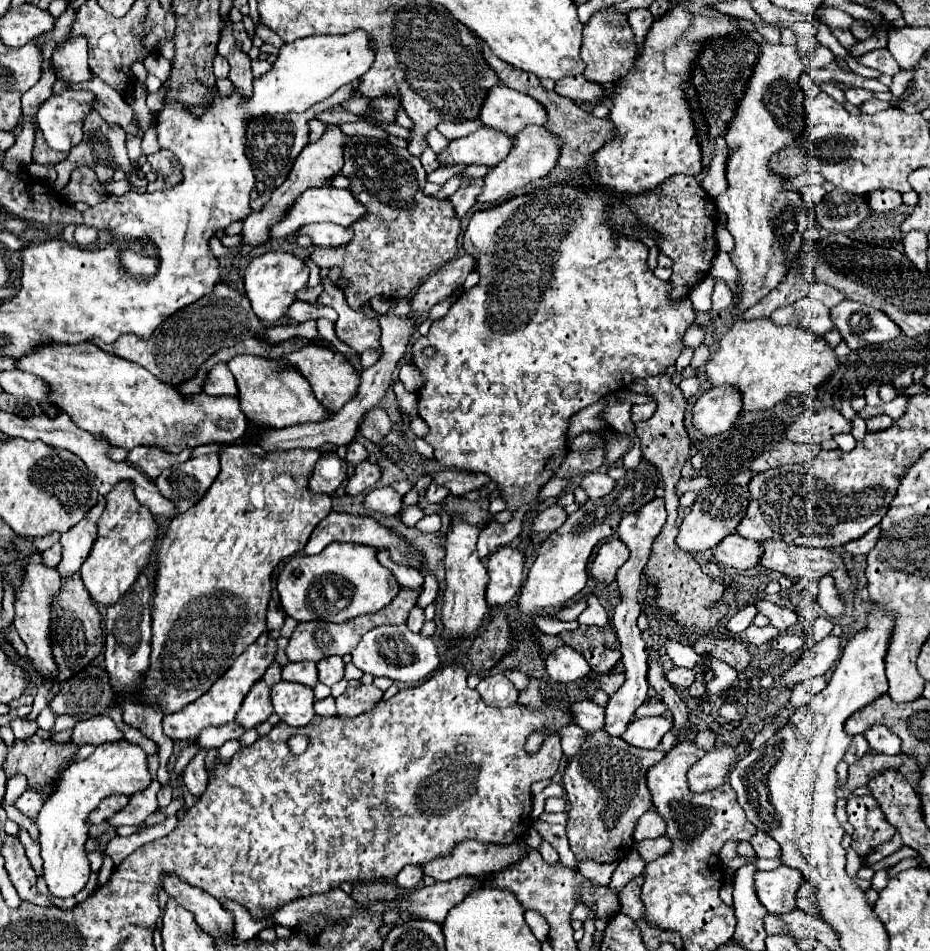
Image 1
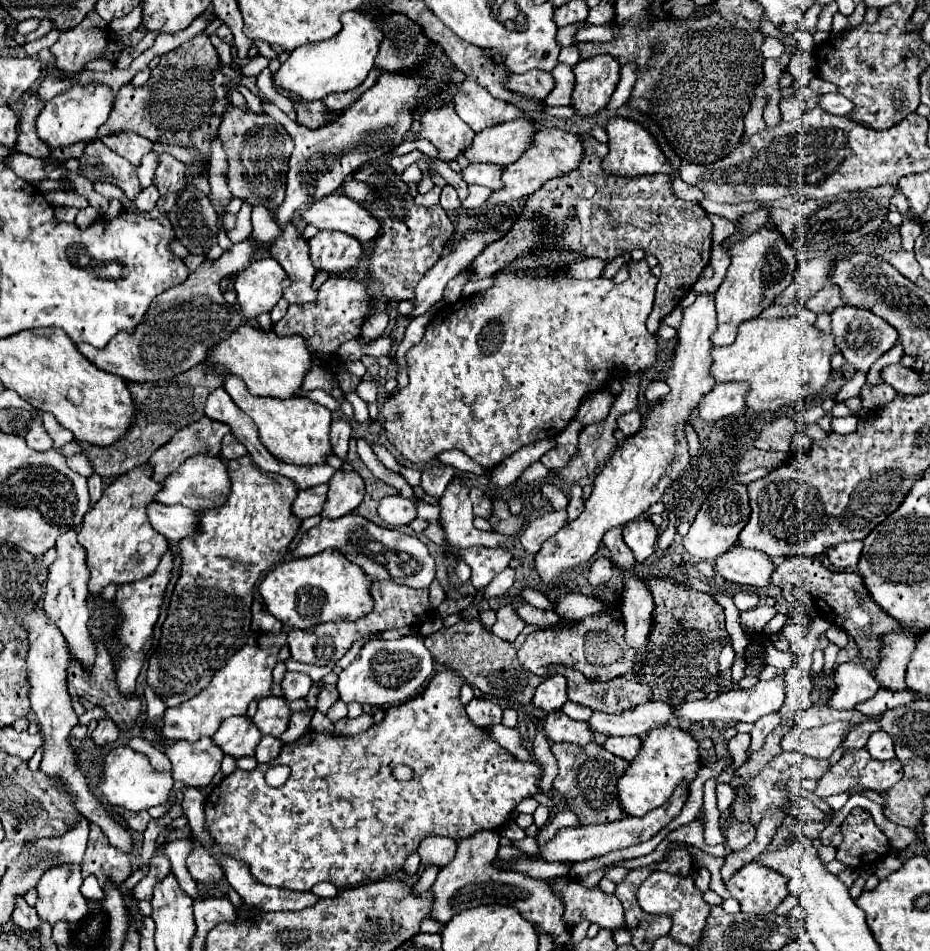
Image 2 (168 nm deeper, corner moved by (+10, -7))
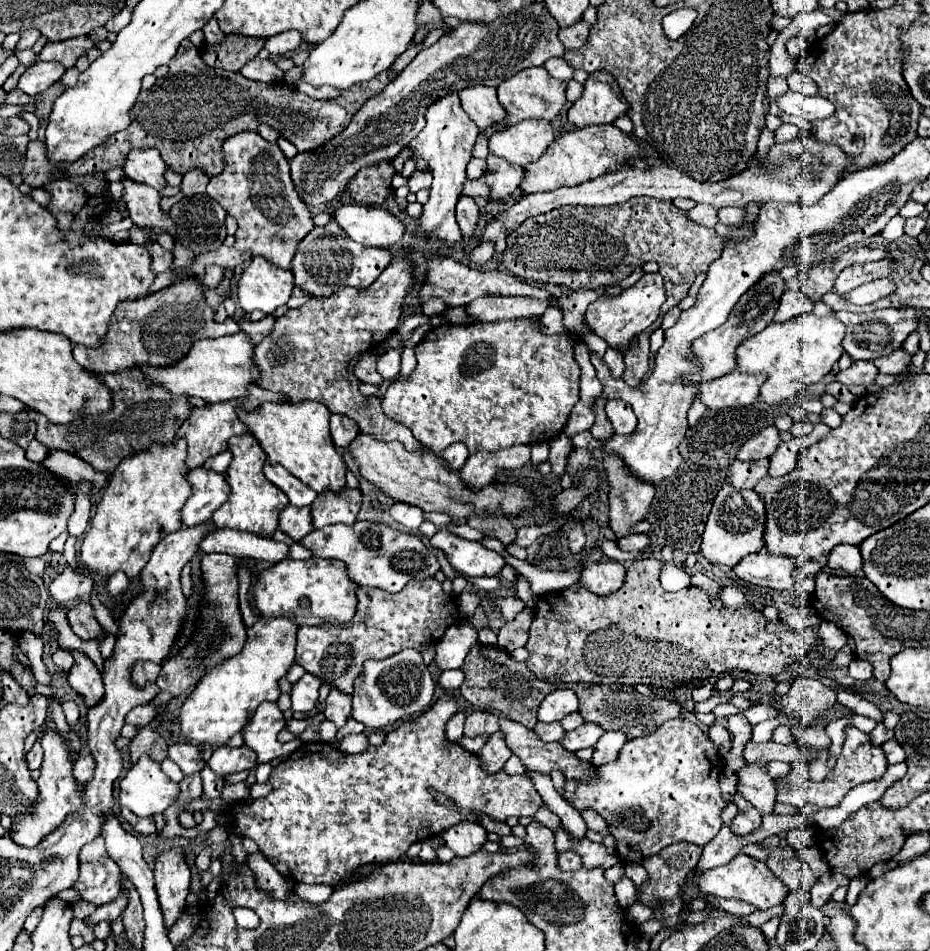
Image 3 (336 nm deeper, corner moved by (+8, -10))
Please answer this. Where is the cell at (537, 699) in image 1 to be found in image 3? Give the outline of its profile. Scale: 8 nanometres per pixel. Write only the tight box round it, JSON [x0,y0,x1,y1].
[533,804,561,830]

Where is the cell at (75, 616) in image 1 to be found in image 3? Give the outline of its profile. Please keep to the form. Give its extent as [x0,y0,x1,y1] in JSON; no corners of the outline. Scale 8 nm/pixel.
[129,726,167,762]

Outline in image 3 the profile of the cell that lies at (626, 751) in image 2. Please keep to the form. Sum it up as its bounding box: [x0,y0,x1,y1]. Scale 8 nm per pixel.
[591,732,627,766]

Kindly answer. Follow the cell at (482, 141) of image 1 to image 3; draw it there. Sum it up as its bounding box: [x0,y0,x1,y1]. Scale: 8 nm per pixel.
[491,120,555,166]

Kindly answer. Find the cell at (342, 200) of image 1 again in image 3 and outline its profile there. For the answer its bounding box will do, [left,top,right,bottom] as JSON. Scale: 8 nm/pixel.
[333,204,405,246]

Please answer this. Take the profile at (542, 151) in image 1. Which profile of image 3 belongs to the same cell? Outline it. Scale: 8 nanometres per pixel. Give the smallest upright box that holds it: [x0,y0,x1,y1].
[519,124,641,194]

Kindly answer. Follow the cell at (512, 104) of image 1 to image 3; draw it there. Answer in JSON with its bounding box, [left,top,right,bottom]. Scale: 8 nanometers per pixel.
[459,86,507,130]

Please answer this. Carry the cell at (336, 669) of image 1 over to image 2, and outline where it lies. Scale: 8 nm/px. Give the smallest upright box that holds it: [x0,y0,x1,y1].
[317,685,339,715]

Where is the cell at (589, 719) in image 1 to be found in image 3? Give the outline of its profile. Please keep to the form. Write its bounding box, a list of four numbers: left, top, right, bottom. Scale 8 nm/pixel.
[535,722,567,742]

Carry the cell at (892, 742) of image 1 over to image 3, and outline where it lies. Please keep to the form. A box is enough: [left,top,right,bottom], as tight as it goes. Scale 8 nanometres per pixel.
[881,738,905,764]

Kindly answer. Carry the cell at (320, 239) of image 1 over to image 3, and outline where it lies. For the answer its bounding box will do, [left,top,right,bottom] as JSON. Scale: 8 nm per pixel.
[293,220,391,296]

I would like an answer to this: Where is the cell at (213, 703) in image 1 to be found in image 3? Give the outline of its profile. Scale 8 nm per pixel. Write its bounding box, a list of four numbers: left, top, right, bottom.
[179,618,297,746]

